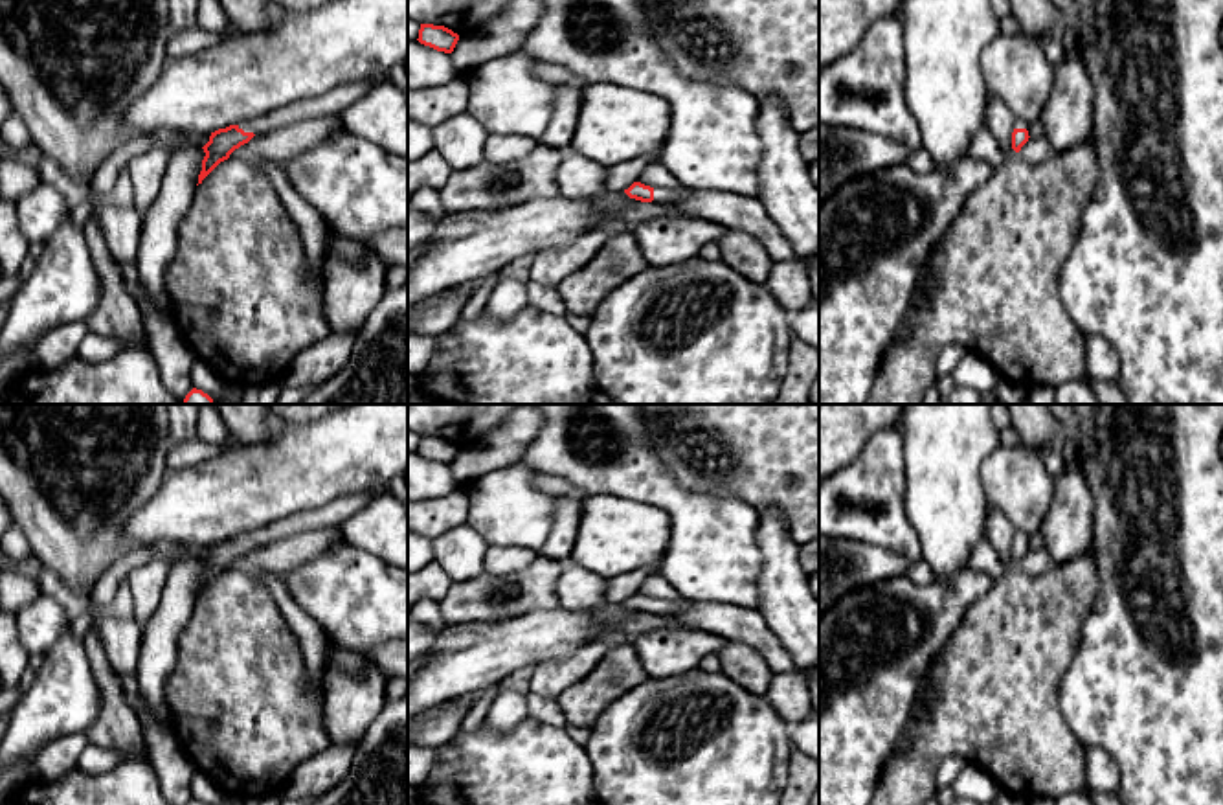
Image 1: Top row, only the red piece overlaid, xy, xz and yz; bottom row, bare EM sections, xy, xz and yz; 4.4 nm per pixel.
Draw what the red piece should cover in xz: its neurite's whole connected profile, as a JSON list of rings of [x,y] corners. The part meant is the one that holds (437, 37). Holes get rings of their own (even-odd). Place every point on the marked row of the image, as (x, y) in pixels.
[[[421,24],[417,40],[437,51],[452,53],[459,40],[459,35],[444,26]]]

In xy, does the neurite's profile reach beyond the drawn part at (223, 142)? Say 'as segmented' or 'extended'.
extended

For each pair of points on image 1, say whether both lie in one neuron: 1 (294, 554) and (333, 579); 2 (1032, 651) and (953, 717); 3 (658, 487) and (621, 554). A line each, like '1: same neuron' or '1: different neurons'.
1: different neurons
2: same neuron
3: different neurons

